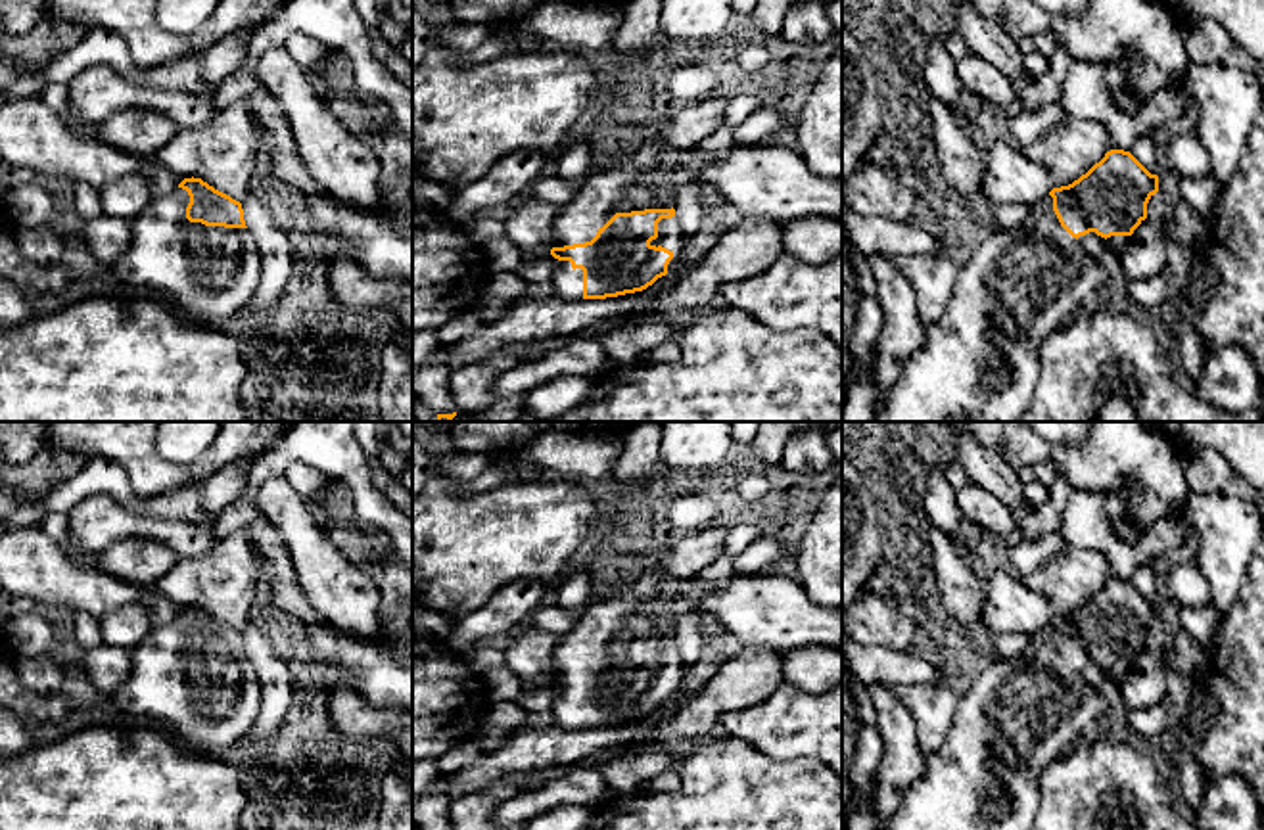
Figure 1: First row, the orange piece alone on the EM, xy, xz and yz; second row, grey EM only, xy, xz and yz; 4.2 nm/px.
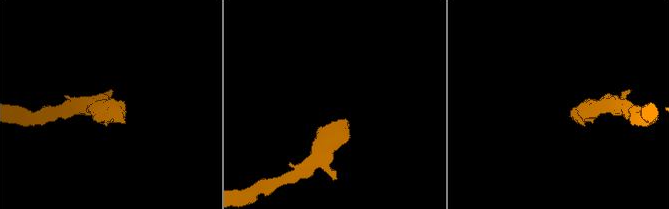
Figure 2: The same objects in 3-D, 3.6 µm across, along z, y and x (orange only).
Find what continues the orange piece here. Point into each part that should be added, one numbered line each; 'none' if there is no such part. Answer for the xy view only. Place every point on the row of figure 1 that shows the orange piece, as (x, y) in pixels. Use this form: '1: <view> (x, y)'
1: xy (210, 273)

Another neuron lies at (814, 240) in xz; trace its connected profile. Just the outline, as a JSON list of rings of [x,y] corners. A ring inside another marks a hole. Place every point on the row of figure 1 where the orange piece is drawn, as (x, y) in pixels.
[[[827,217],[786,220],[783,242],[786,253],[806,263],[827,263],[842,251],[842,220]]]

